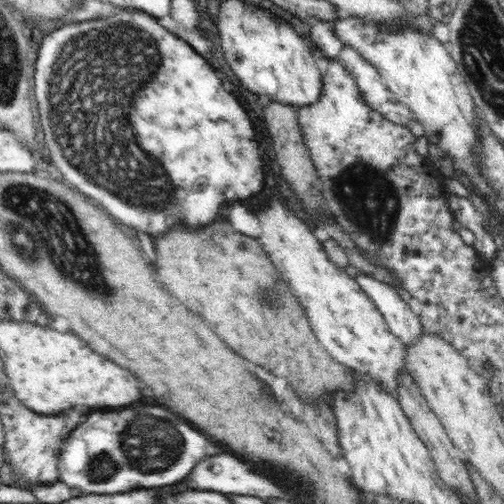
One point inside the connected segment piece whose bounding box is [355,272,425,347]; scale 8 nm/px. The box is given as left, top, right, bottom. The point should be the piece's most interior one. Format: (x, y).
(401, 320)

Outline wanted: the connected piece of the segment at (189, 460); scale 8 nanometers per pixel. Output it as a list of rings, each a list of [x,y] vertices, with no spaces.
[[[140,402],[120,410],[90,410],[86,420],[70,432],[60,448],[60,481],[70,488],[79,488],[83,494],[114,494],[128,492],[130,489],[165,487],[186,478],[192,468],[206,456],[208,444],[212,444],[212,440],[208,440],[200,430],[180,420],[172,410],[158,404]]]

